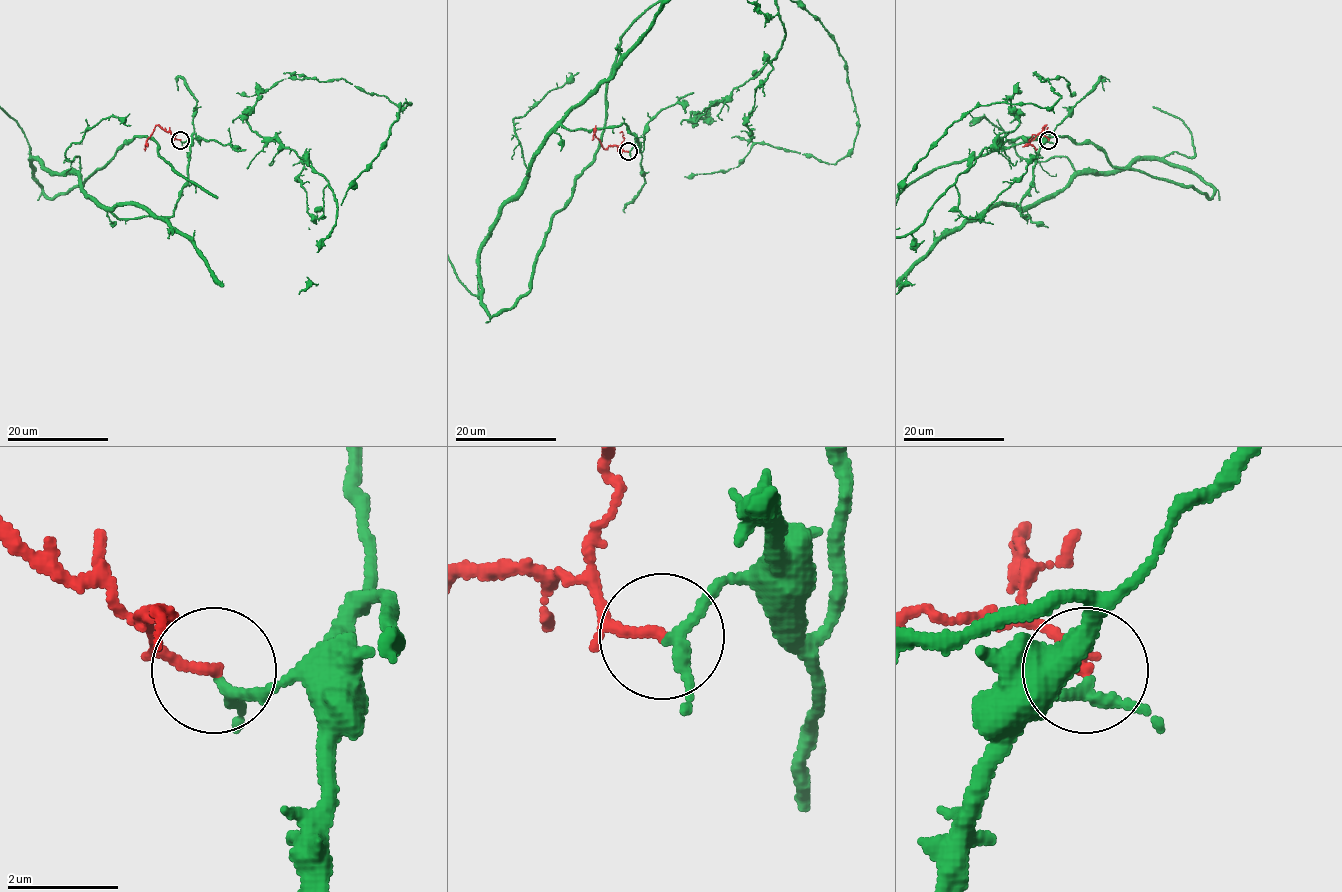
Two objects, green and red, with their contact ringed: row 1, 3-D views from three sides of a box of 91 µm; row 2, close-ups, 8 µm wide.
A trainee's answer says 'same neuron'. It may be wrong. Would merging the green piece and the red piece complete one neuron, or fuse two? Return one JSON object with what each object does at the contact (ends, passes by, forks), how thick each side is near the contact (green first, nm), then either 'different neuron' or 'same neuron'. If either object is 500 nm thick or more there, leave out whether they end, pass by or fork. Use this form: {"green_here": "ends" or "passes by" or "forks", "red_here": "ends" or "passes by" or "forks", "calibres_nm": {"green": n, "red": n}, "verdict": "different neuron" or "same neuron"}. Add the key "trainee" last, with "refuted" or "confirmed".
{"green_here": "passes by", "red_here": "passes by", "calibres_nm": {"green": 180, "red": 130}, "verdict": "same neuron", "trainee": "confirmed"}

